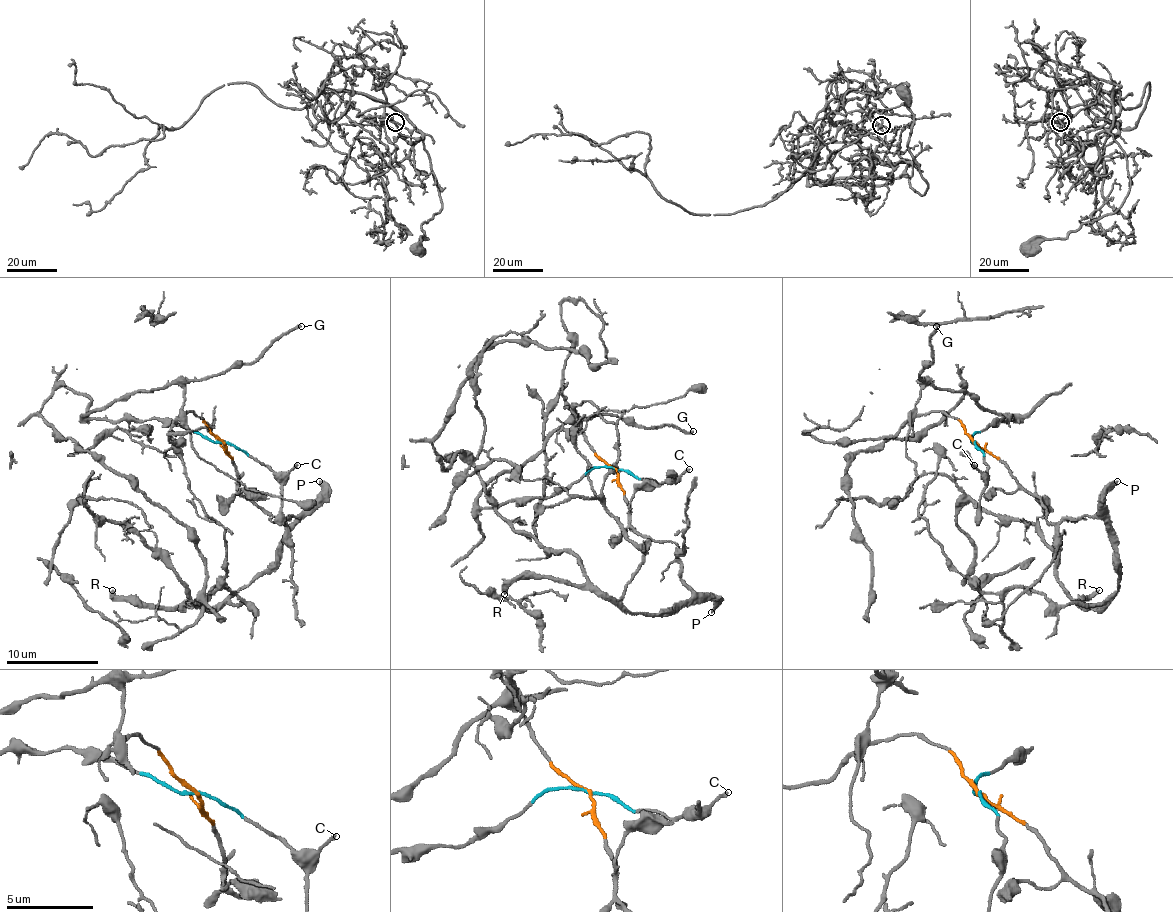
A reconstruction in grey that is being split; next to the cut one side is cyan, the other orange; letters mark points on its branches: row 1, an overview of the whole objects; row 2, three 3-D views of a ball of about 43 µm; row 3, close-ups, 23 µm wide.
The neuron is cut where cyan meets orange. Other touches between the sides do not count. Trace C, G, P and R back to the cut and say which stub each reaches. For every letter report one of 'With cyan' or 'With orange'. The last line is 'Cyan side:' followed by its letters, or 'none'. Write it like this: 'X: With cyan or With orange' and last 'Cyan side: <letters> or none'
C: With cyan
G: With cyan
P: With orange
R: With orange
Cyan side: C, G

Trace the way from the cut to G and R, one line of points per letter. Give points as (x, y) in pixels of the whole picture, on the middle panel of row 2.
G: (614, 469), (593, 467), (549, 497), (477, 504), (493, 479), (528, 462), (565, 423), (616, 414), (692, 430)
R: (614, 469), (630, 525), (676, 543), (692, 597), (664, 613), (630, 613), (556, 580), (516, 578), (505, 594)

